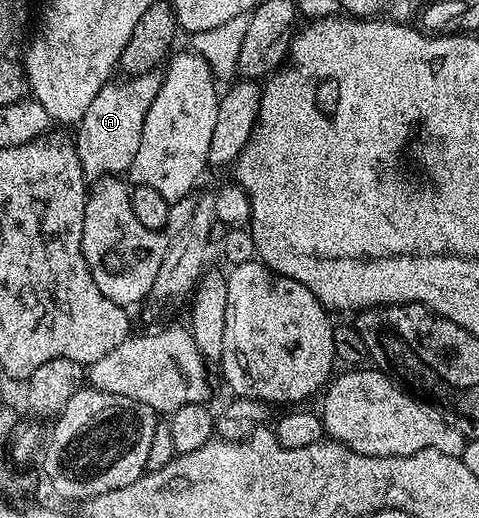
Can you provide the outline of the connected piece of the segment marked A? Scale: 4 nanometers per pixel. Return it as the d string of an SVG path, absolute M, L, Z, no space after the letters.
M157 71L130 77L122 80L122 85L105 85L99 95L91 99L91 107L87 107L75 129L79 163L90 182L96 183L102 177L128 174L135 151L139 151L139 139L143 139L147 111L151 111L151 103L155 103L155 95L159 95L161 90L161 78L162 74Z

